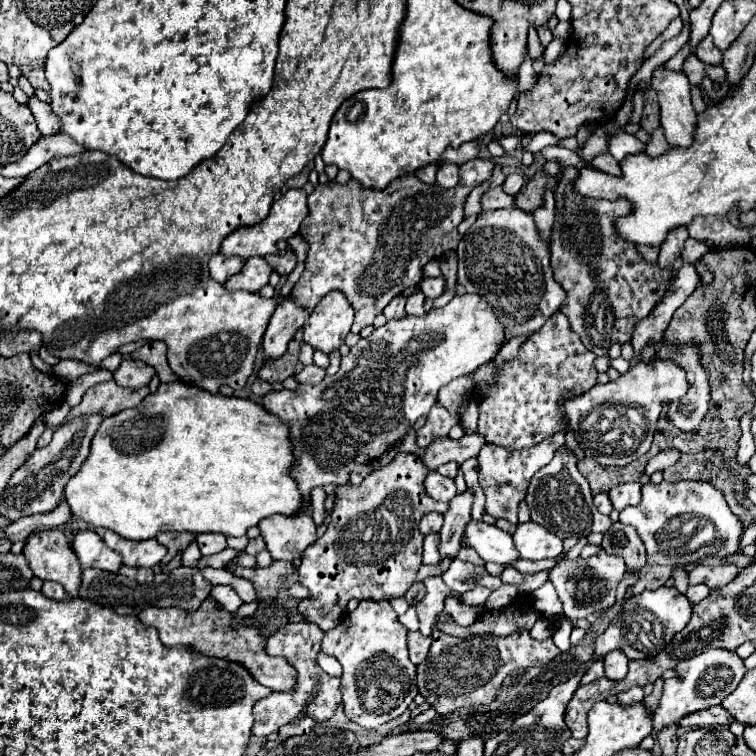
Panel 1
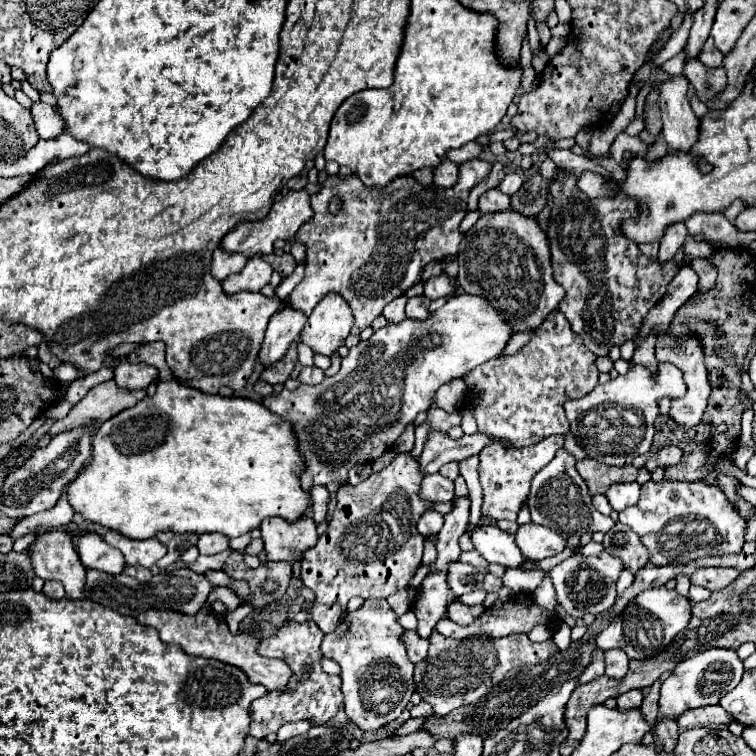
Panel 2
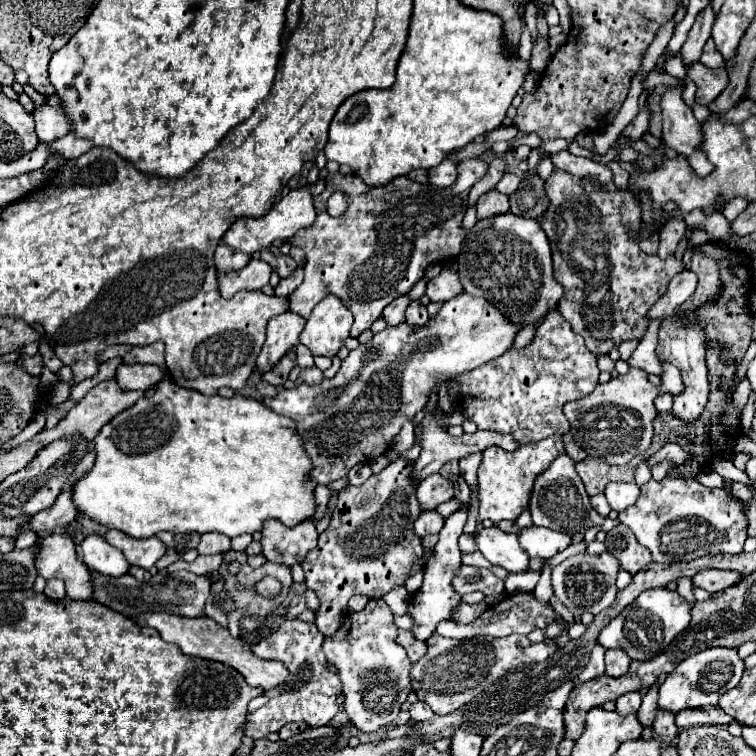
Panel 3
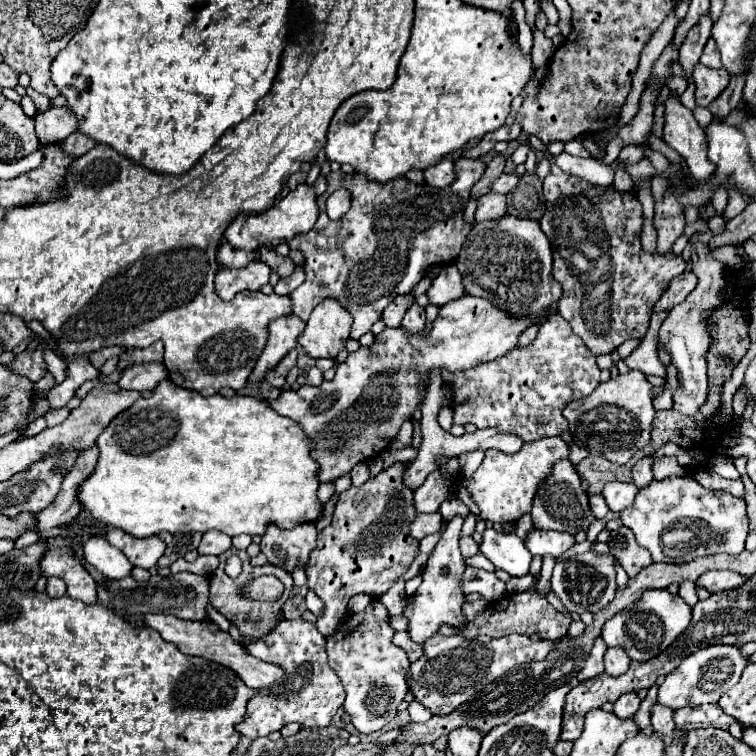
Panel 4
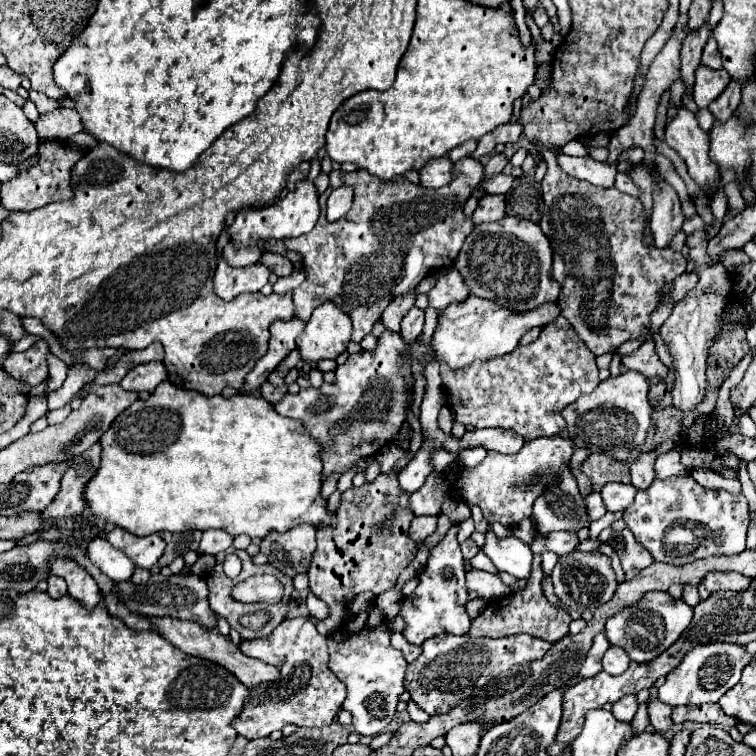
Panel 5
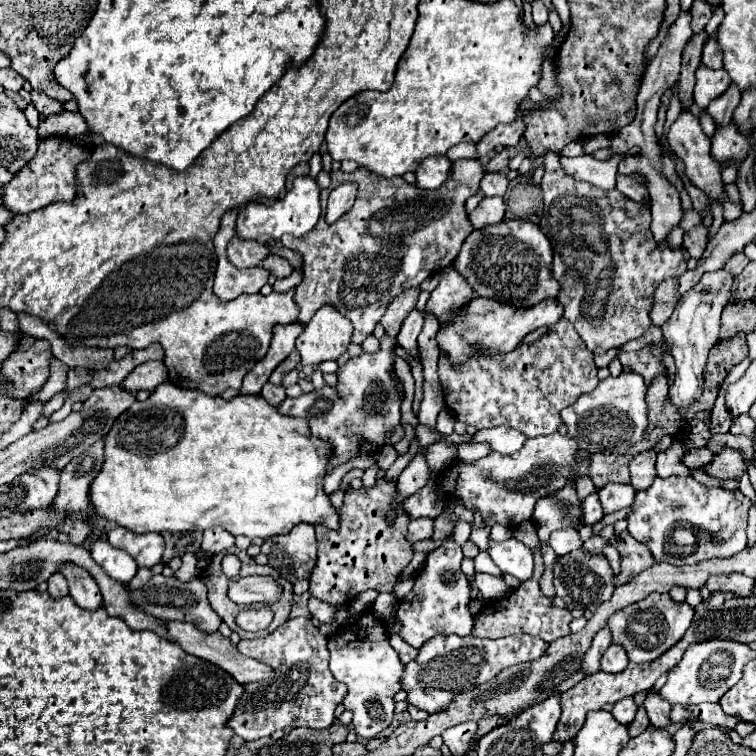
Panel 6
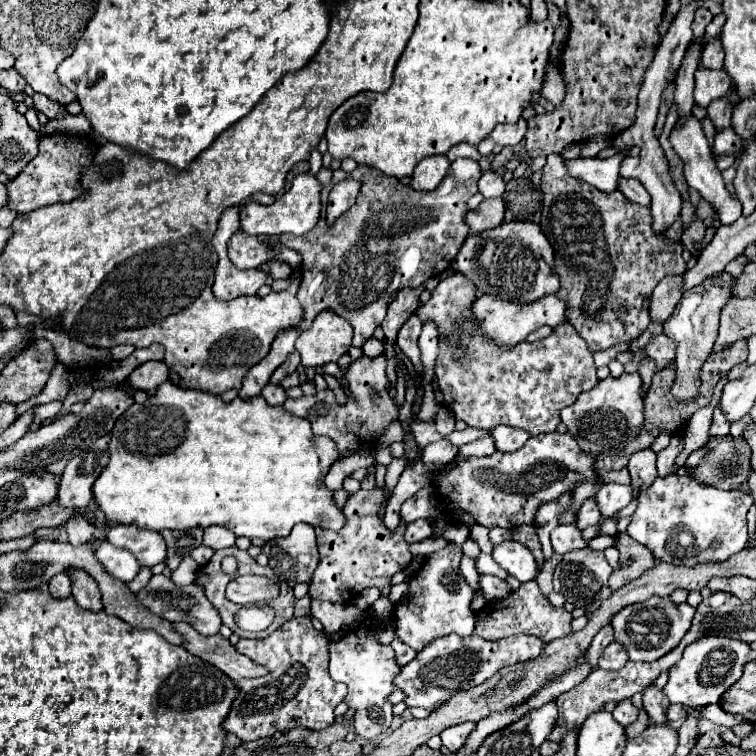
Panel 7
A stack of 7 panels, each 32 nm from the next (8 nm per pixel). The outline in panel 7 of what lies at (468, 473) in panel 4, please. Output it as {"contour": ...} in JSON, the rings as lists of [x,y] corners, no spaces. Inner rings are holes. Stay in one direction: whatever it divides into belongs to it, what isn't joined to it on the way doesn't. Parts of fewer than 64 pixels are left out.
{"contour":[[[480,438],[480,440],[474,440],[470,444],[464,444],[458,448],[458,456],[462,458],[482,458],[482,456],[488,456],[492,454],[496,448],[494,448],[494,442],[492,438]]]}

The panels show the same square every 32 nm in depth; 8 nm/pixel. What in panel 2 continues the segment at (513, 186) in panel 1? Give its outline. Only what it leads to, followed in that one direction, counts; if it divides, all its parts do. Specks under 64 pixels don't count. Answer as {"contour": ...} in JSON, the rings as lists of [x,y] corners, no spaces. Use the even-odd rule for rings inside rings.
{"contour":[[[506,174],[506,178],[502,180],[502,184],[498,186],[504,194],[514,194],[518,192],[522,186],[522,178],[518,174]]]}

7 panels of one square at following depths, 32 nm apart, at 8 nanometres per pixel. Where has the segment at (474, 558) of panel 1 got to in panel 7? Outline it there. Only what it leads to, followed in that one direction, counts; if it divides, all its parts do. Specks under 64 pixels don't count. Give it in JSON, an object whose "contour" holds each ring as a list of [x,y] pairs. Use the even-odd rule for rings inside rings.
{"contour":[[[480,554],[478,558],[476,558],[476,570],[480,572],[480,574],[494,574],[494,576],[498,576],[498,578],[506,578],[508,574],[492,560],[492,556],[490,554]]]}

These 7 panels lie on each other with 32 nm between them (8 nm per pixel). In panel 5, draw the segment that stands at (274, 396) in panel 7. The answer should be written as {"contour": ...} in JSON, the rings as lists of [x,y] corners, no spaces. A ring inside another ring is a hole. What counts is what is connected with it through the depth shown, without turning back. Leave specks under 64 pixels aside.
{"contour":[[[264,382],[262,386],[260,386],[260,392],[262,392],[262,396],[268,400],[268,402],[278,402],[282,396],[284,396],[284,388],[276,388],[276,386],[272,386],[272,384],[268,384],[268,382]]]}

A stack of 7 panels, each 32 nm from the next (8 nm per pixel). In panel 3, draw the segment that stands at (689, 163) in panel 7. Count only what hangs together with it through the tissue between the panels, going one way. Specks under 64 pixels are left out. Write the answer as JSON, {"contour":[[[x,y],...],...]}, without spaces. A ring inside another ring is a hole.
{"contour":[[[668,86],[660,100],[662,120],[664,120],[662,138],[668,148],[688,156],[698,176],[706,176],[712,172],[714,166],[698,150],[698,144],[702,142],[700,122],[694,118],[692,108],[684,102],[682,94],[684,94],[684,86]]]}

